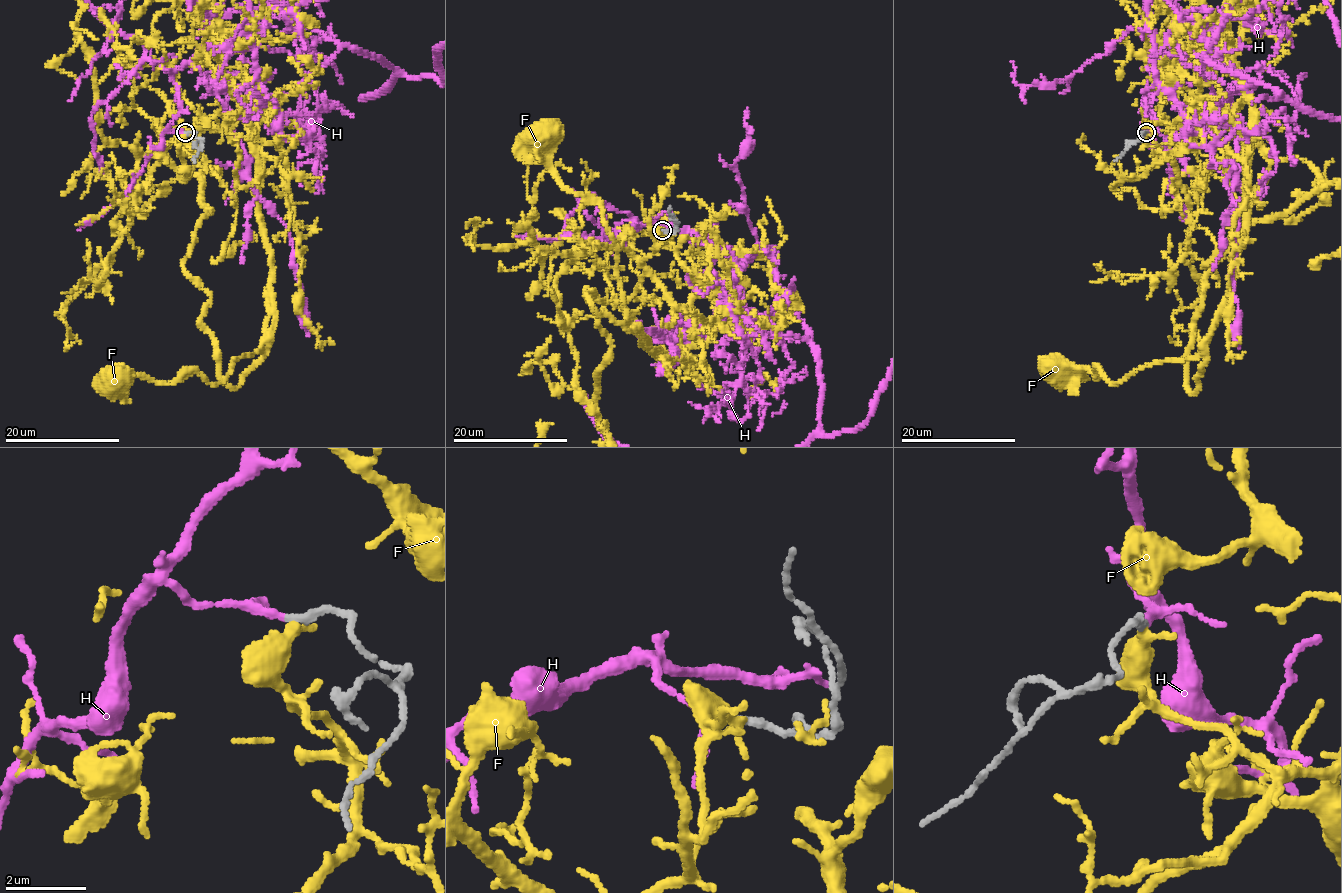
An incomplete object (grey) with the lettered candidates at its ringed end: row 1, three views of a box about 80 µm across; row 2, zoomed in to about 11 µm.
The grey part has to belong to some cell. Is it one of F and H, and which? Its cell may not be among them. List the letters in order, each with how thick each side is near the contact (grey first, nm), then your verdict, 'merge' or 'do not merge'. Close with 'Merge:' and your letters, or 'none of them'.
F: 200/400 nm | do not merge
H: 190/150 nm | merge
Merge: H

